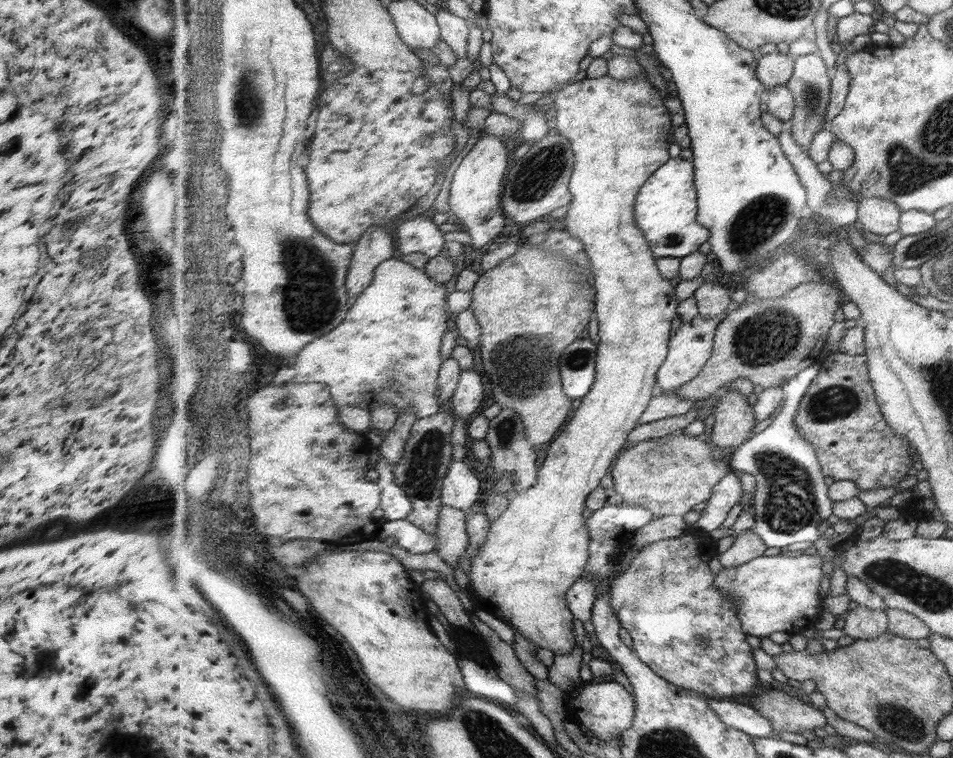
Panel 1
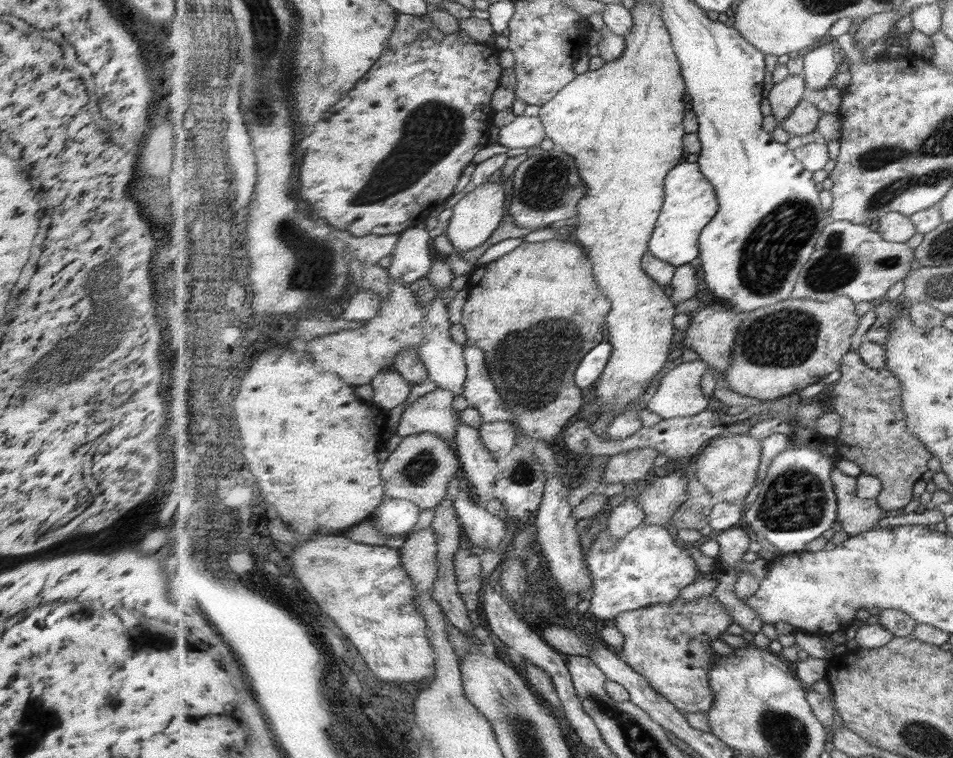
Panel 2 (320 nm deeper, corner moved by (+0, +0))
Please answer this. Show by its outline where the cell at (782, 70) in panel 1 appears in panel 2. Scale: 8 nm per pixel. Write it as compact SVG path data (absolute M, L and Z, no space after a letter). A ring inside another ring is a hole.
M803 74L787 76L783 81L774 85L768 95L773 113L781 123L793 114L805 96L806 80Z

